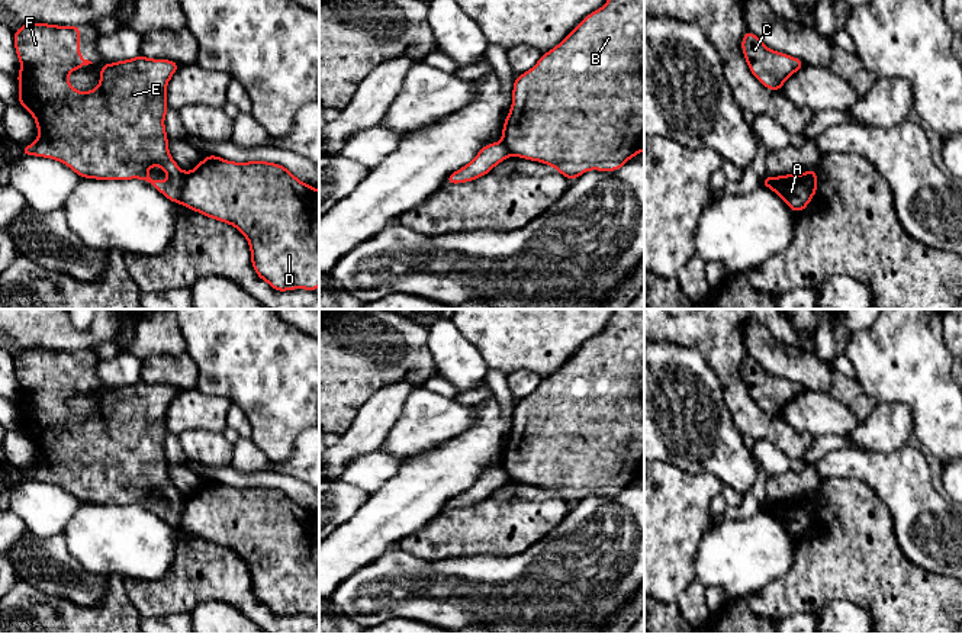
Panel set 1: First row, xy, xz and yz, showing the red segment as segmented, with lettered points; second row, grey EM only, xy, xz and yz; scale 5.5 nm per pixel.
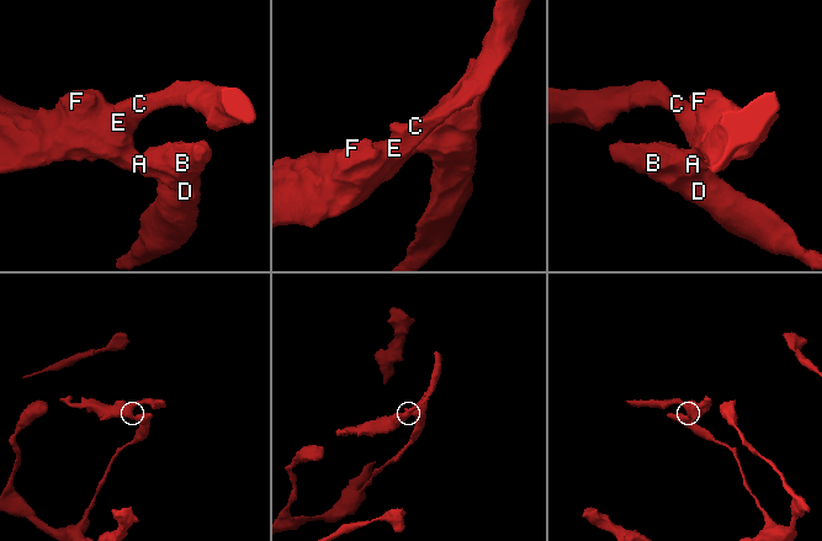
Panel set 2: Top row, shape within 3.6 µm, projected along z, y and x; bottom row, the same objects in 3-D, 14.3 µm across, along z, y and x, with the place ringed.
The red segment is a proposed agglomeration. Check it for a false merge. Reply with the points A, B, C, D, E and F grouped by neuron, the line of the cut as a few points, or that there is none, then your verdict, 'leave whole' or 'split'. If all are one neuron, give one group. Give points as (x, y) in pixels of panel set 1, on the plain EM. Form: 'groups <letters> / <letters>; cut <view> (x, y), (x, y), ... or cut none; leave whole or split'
groups A B D / C E F; cut xy (186, 498), (177, 527); split

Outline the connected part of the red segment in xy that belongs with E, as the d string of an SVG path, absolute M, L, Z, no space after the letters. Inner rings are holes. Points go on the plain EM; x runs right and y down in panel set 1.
M25 348L13 357L22 390L17 399L17 428L33 441L39 457L32 470L20 473L22 480L57 485L83 503L141 503L178 528L186 498L170 480L164 442L170 435L165 427L167 409L181 389L142 380L103 389L99 411L81 418L68 408L71 396L93 389L81 383L80 351ZM152 490L163 493L168 505L152 505L148 501Z

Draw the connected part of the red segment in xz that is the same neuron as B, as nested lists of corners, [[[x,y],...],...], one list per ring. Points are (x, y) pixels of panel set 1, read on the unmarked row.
[[[617,309],[609,325],[589,338],[537,389],[517,400],[501,467],[511,480],[554,492],[570,506],[589,495],[617,496],[644,476],[644,309]]]

